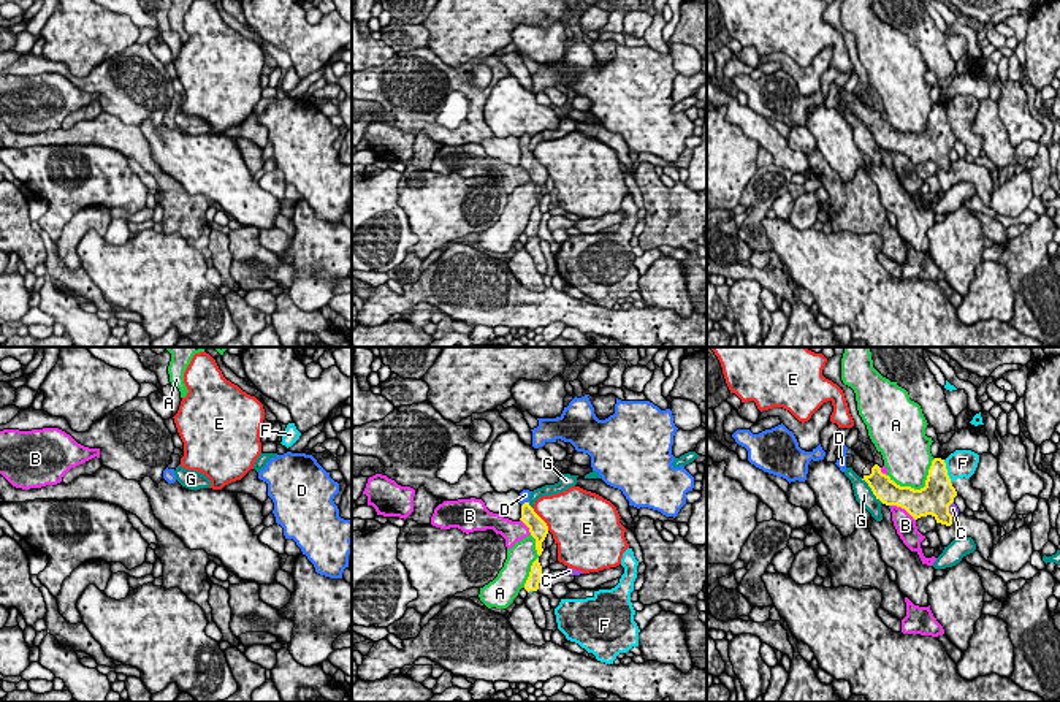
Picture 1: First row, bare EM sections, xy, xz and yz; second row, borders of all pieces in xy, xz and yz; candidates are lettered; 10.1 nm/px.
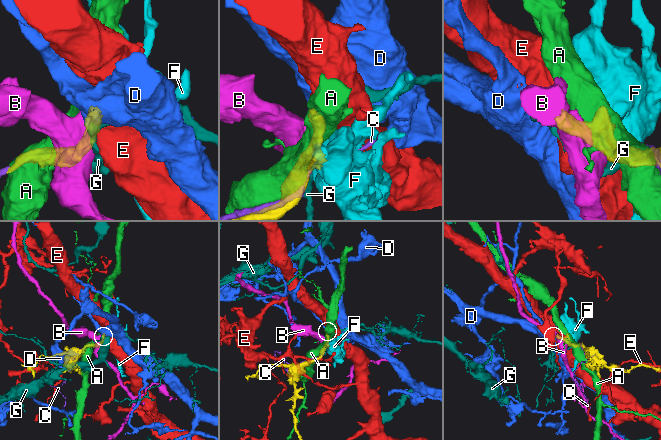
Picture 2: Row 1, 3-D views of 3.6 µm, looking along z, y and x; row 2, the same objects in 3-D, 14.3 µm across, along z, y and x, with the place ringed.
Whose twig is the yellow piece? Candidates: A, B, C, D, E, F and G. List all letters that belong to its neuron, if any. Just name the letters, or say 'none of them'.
D

